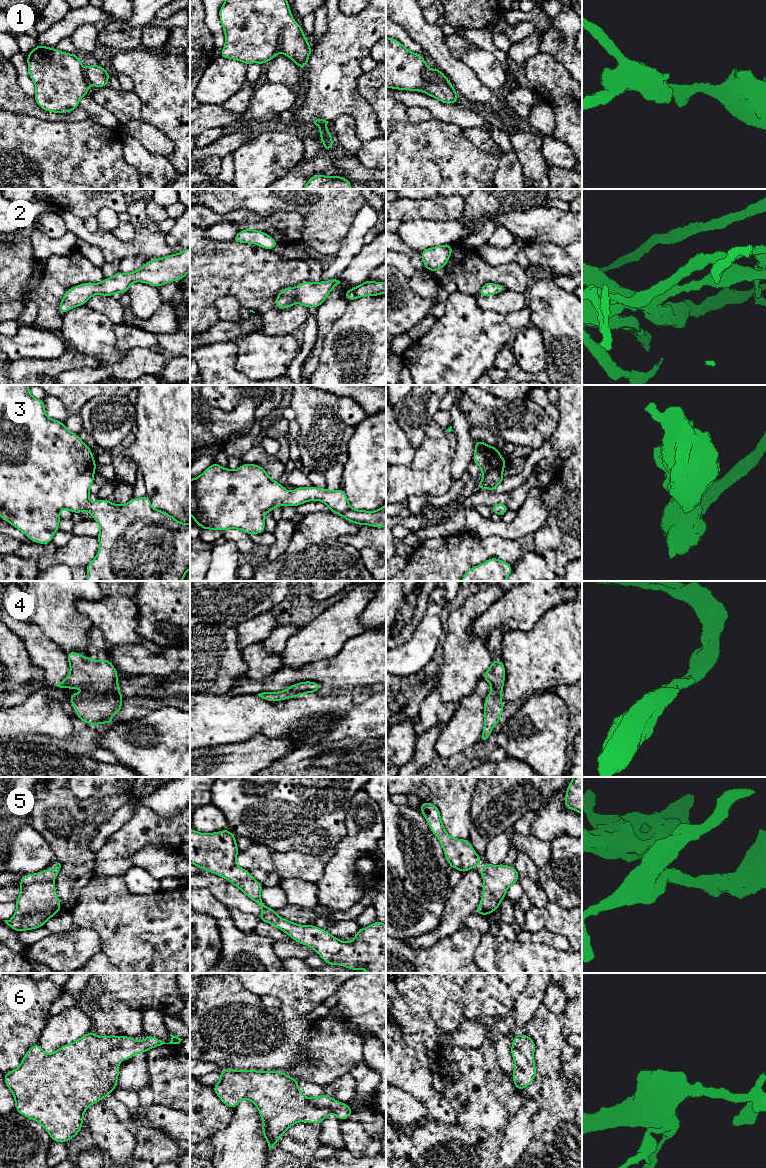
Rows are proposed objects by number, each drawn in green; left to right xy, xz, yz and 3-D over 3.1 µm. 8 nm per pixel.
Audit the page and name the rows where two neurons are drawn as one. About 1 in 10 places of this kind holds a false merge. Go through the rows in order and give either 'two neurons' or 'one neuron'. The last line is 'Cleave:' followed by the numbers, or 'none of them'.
1: one neuron
2: one neuron
3: one neuron
4: one neuron
5: one neuron
6: one neuron
Cleave: none of them

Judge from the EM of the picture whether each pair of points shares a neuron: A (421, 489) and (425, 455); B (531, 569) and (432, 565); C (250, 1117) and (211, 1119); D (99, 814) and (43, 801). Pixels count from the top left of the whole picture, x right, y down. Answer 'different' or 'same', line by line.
A: same
B: different
C: different
D: same

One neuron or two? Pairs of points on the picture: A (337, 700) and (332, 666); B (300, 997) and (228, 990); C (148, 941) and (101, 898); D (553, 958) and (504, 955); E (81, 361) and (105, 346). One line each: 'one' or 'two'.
A: two
B: two
C: one
D: one
E: two

